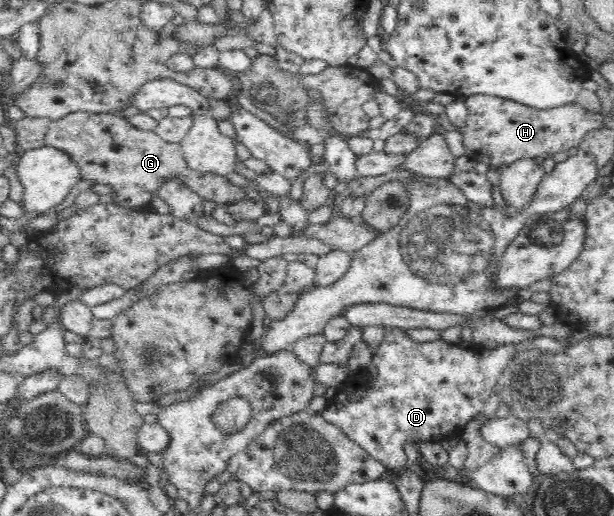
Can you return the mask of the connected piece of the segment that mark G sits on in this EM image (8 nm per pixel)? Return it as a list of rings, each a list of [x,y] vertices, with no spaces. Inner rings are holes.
[[[71,112],[61,119],[51,121],[43,136],[43,143],[64,151],[78,167],[81,180],[110,186],[114,190],[114,203],[121,207],[137,210],[150,204],[152,194],[157,194],[160,186],[168,180],[179,180],[212,206],[228,205],[246,197],[244,190],[228,182],[225,176],[201,173],[190,168],[179,142],[166,142],[155,131],[140,130],[119,114]]]

